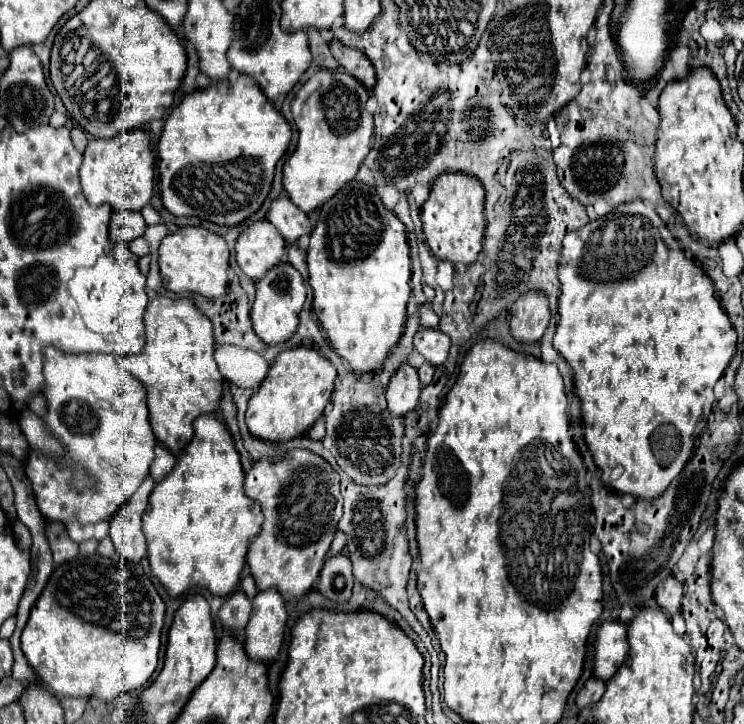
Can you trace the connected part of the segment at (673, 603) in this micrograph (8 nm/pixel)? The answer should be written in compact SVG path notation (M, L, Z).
M675 577L663 579L655 591L655 599L661 609L665 609L667 615L673 615L681 609L681 599L683 599L683 585Z

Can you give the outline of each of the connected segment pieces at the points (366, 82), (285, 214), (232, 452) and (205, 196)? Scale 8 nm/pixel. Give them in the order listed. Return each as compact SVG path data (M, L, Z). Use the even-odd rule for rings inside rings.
M331 41L331 53L337 63L363 87L367 87L369 91L375 87L375 69L371 67L371 63L367 63L365 55L359 55L359 51L351 51L351 47L343 47L343 43L335 41Z
M281 195L273 201L271 211L267 219L279 229L279 233L289 241L297 241L301 235L309 235L313 231L313 225L309 223L307 213L303 213L287 195Z
M203 415L195 421L195 435L191 443L179 453L175 469L155 485L149 495L149 507L143 513L143 533L147 537L147 557L155 577L169 591L169 595L179 597L191 587L205 587L217 597L231 595L245 567L247 545L259 535L263 513L261 507L247 499L243 489L243 467L239 453L227 427L215 415Z
M239 75L227 83L213 83L207 89L197 89L185 95L181 105L175 107L167 117L157 145L163 205L177 217L199 217L225 227L241 225L253 213L257 213L267 199L275 165L285 155L291 137L293 133L285 117L247 75Z

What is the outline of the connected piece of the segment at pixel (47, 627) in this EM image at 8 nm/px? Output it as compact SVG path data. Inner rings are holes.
M99 553L77 555L53 569L23 629L21 651L31 667L35 667L41 683L57 697L99 697L101 701L113 701L123 691L141 689L157 669L163 617L165 603L141 565L121 557L101 557Z

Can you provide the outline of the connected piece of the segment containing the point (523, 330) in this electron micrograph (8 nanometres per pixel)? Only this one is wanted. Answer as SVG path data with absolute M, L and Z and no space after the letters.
M529 291L513 303L509 315L509 329L517 341L537 343L543 337L549 319L551 315L547 297L541 291Z

